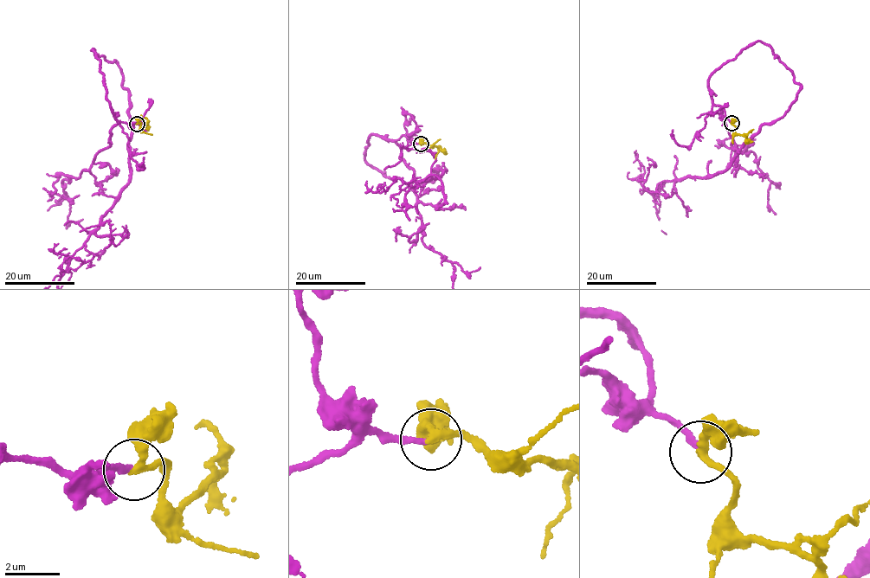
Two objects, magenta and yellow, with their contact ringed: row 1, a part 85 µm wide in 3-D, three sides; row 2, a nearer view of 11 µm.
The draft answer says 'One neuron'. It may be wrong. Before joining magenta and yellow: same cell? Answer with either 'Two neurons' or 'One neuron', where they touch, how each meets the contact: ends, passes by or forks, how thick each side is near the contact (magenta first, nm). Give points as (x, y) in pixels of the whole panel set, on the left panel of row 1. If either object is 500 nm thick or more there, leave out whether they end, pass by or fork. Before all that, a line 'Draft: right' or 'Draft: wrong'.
Draft: right
One neuron. Place: (137, 124). At the ring magenta ends. At the ring yellow passes by. Thickness 220 nm (magenta) against 240 nm

